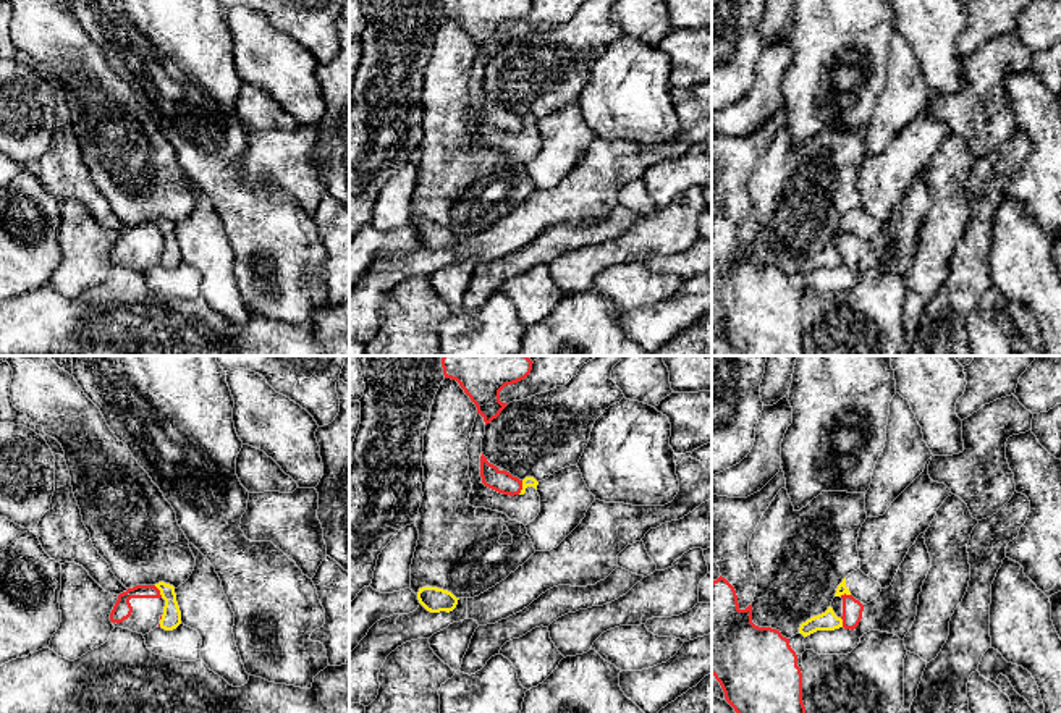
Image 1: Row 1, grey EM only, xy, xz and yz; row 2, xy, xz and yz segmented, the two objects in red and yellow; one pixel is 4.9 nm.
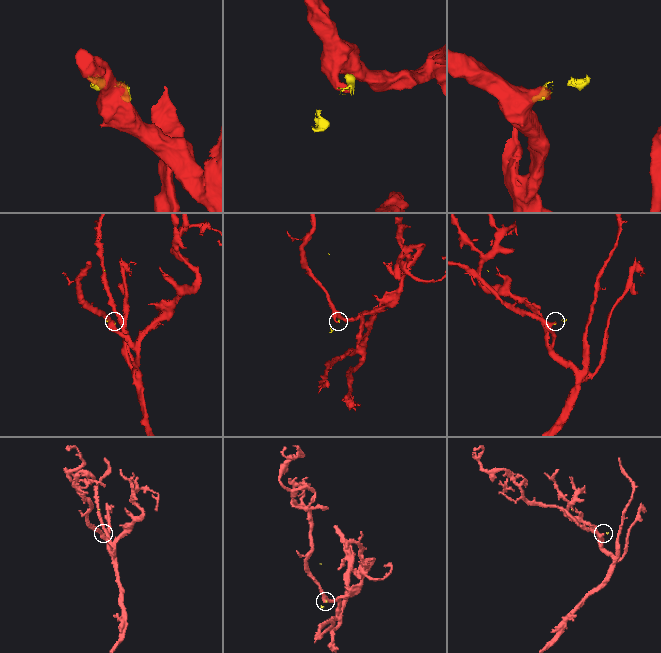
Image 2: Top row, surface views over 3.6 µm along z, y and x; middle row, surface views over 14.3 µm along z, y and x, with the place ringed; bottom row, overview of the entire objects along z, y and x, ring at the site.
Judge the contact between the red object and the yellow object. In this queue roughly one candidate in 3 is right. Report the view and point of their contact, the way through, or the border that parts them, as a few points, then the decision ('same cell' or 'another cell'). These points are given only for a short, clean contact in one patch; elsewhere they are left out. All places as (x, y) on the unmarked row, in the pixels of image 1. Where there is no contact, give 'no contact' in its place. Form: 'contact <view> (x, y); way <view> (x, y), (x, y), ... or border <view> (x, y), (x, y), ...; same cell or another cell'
contact xz (521, 125); border xz (523, 118), (523, 126), (518, 131); another cell

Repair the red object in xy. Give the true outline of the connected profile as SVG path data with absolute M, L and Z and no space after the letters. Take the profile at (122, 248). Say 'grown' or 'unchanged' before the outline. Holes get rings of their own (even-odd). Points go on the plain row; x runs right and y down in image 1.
grown | M136 223L118 233L110 251L115 265L149 272L160 265L165 238L155 223Z

